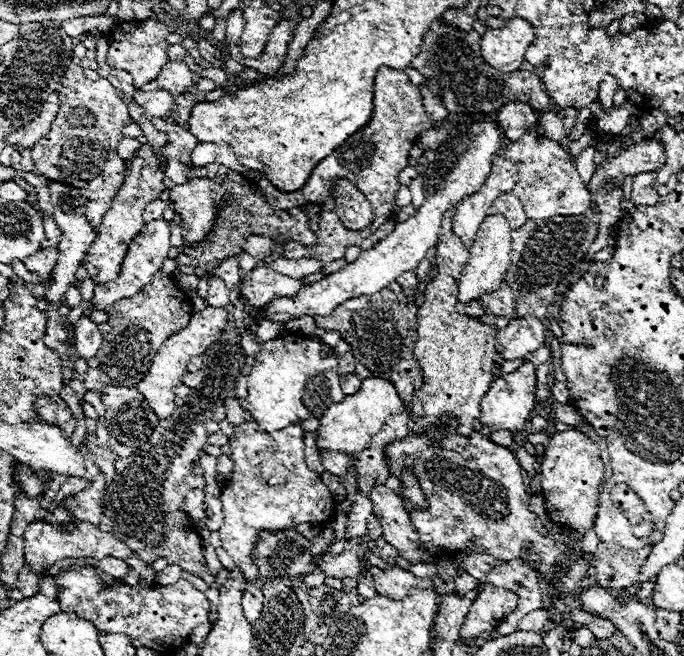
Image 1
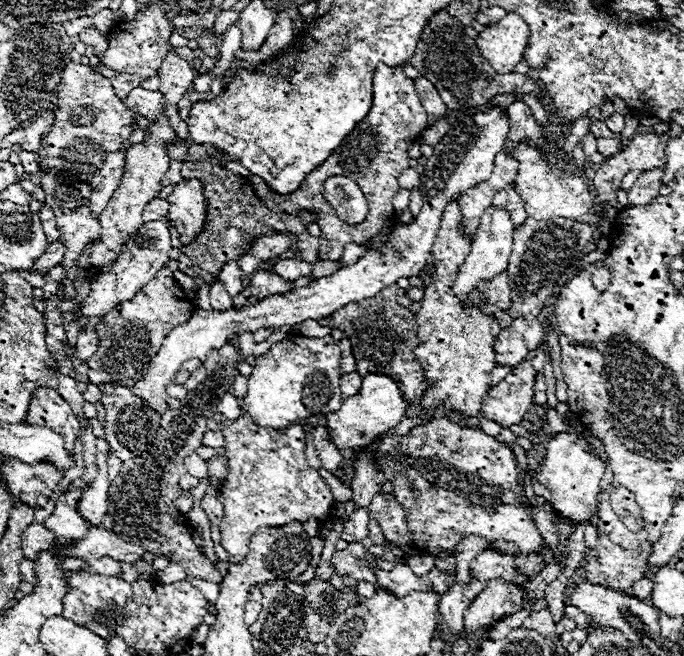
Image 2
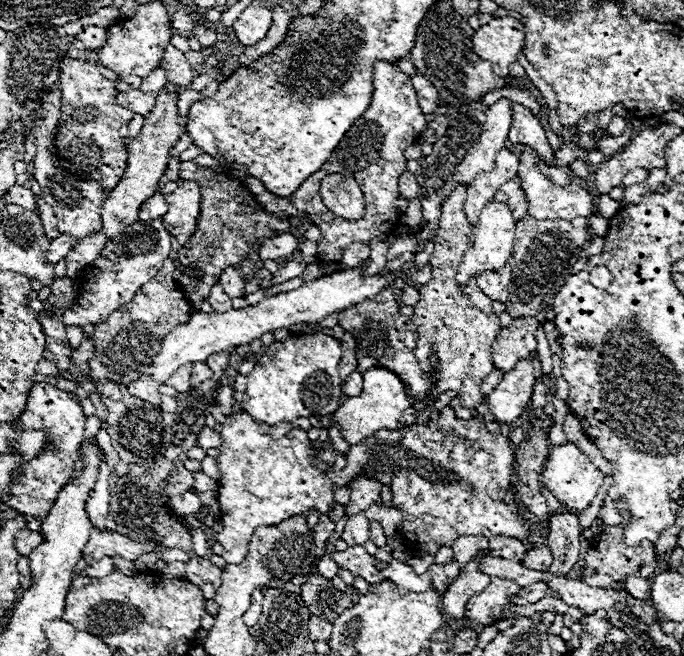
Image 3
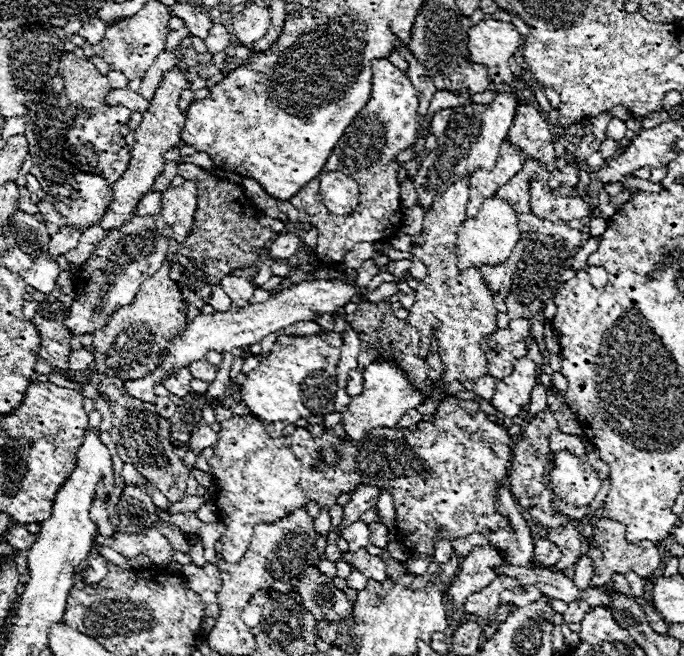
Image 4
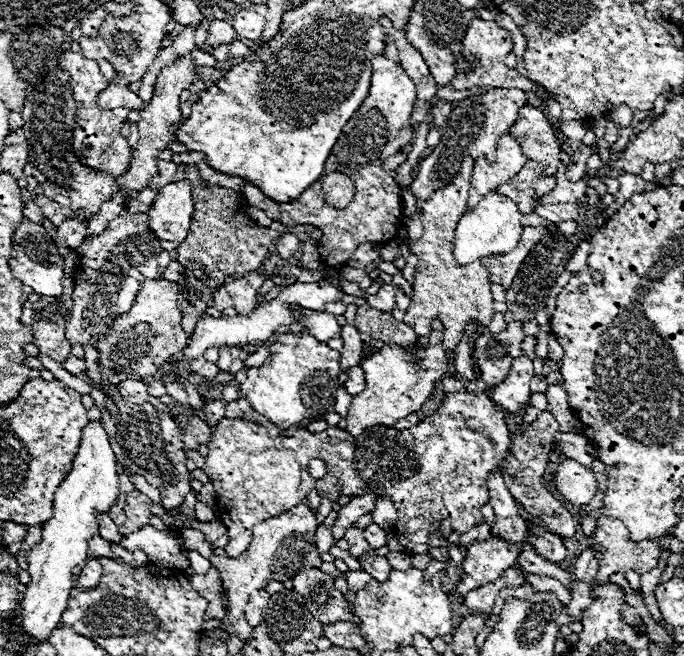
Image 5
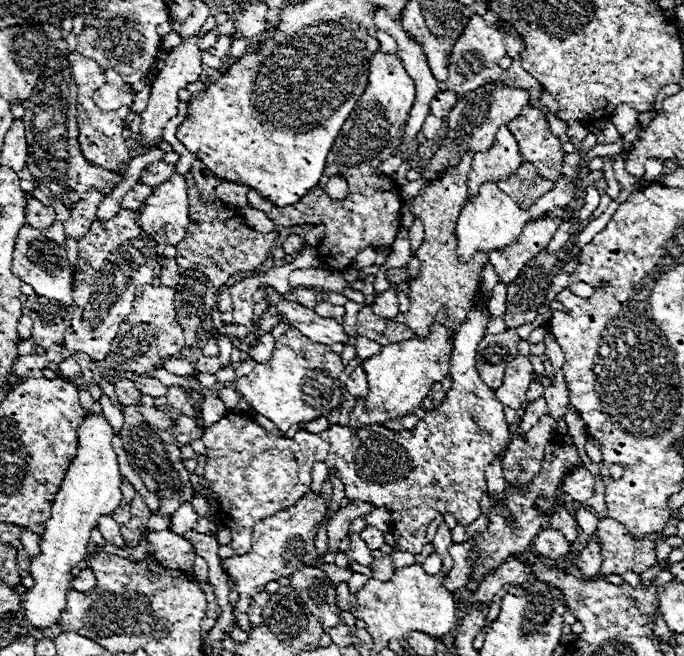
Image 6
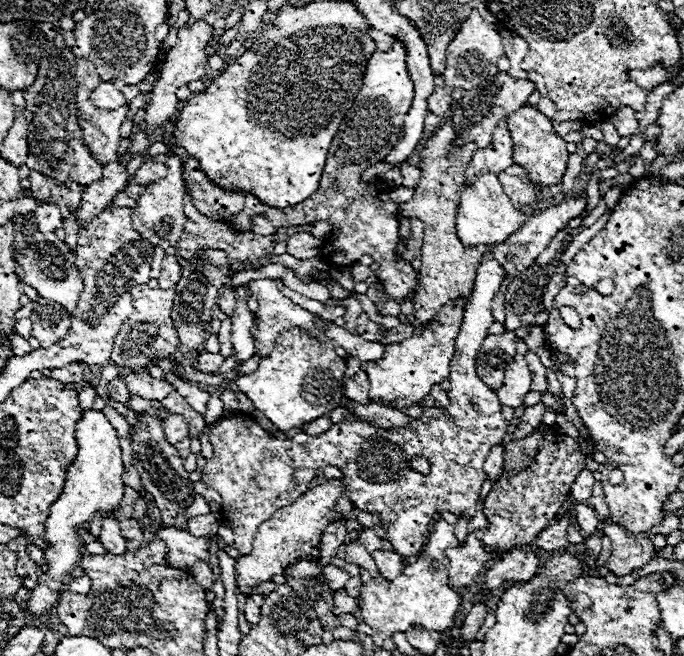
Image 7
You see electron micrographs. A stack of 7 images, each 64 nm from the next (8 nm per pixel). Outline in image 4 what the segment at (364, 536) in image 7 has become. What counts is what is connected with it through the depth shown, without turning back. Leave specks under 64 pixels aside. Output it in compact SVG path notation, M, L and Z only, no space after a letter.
M372 522L368 524L370 528L370 544L378 546L378 548L386 548L388 546L388 530L382 522Z

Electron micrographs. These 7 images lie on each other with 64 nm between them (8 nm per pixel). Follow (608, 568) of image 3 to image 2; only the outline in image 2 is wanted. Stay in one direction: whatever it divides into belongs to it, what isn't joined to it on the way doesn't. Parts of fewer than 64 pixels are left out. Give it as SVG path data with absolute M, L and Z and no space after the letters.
M600 536L596 548L592 548L584 558L586 580L604 588L626 590L646 576L644 570L650 552L652 544L648 542L636 550L624 550L618 544L612 544L606 536Z

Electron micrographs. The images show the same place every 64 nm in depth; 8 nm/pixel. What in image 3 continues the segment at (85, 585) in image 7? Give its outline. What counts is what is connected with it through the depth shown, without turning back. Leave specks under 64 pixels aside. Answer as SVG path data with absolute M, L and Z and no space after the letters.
M100 558L100 560L90 562L90 564L84 568L84 574L94 576L94 578L104 578L104 576L108 576L112 570L114 570L114 562L112 562L110 558Z

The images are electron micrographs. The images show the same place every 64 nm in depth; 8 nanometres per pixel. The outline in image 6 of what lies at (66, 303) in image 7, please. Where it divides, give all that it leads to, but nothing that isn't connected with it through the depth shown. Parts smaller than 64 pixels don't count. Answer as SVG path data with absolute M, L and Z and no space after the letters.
M24 224L18 232L16 238L16 248L14 248L14 260L12 260L12 272L18 276L22 282L30 284L38 296L44 298L54 298L64 304L72 304L72 268L66 258L66 250L52 242L50 238L44 236L42 230L36 230L28 224Z

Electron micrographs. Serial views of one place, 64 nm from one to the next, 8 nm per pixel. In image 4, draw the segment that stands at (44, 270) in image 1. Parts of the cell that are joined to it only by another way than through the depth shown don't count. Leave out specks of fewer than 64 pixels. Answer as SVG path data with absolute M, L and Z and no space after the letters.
M60 228L58 234L54 234L50 238L50 252L52 252L52 260L56 260L58 256L74 250L80 242L82 232L74 230L74 228Z

